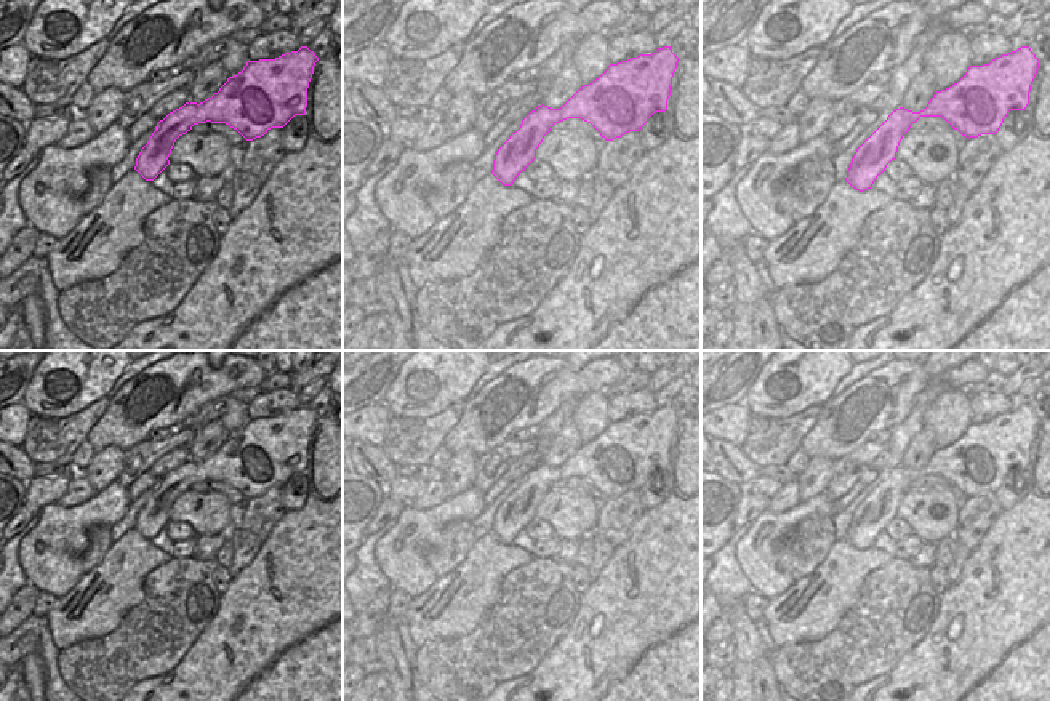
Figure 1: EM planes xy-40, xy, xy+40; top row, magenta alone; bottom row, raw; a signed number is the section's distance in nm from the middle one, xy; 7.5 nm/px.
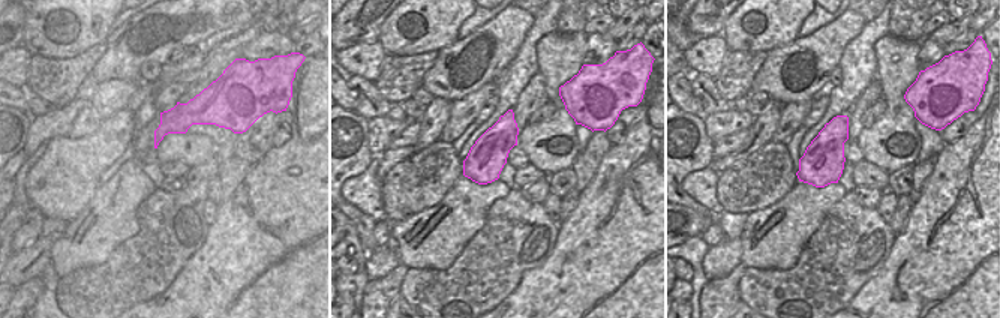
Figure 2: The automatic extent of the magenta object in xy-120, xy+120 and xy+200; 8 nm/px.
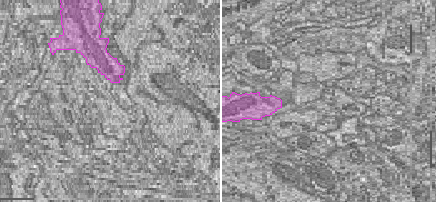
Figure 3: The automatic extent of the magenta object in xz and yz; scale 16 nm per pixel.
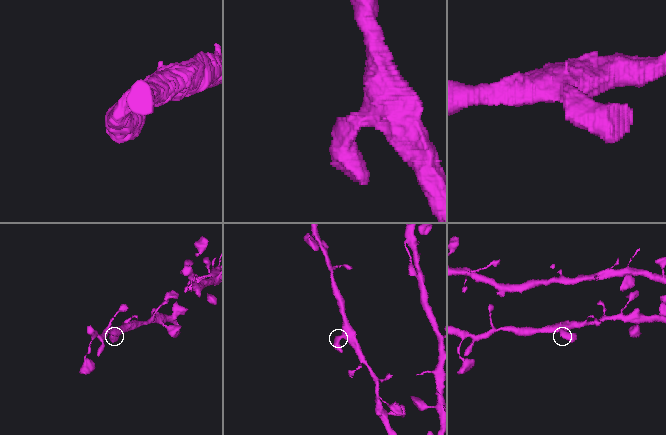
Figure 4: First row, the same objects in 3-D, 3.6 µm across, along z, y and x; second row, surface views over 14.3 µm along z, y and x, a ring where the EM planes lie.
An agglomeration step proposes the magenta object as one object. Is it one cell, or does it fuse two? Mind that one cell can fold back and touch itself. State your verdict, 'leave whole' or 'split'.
leave whole

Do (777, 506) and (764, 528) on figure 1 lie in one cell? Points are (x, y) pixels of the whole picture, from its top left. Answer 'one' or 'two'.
two

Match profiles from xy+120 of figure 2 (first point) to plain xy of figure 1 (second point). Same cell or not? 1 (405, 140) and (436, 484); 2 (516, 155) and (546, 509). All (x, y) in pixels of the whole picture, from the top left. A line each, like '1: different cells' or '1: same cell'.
1: same cell
2: different cells

